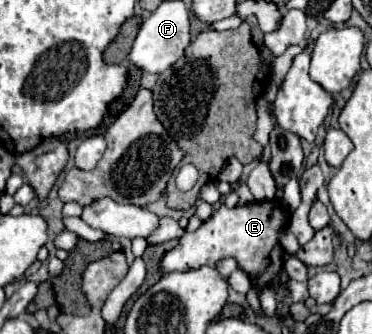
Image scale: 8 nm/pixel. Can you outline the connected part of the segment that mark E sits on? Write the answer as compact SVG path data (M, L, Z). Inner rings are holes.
M277 198L275 200L263 200L263 202L249 202L243 206L235 206L235 208L227 208L225 204L221 204L221 208L217 212L213 212L213 216L209 220L205 220L195 232L185 232L179 238L179 244L169 250L163 256L161 262L161 272L183 272L183 270L193 270L199 268L203 264L215 266L215 262L219 258L235 258L239 268L251 278L251 290L247 294L247 302L249 306L255 310L257 316L267 316L261 308L259 302L259 292L263 288L271 288L275 292L277 298L277 312L275 318L281 318L279 312L285 306L285 298L287 298L287 284L283 284L281 278L281 270L283 270L283 248L281 248L281 230L285 230L289 226L289 212L287 206L281 204ZM275 250L275 260L271 258Z

